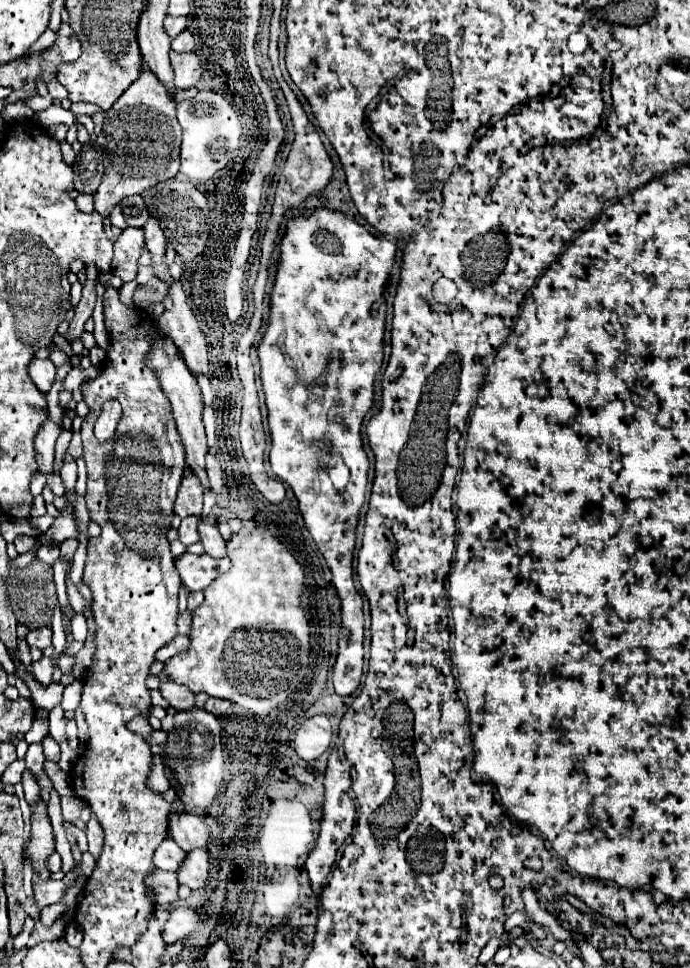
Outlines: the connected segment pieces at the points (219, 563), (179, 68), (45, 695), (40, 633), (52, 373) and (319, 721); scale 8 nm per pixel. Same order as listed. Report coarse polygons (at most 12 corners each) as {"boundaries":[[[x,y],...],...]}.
{"boundaries":[[[186,551],[176,569],[188,591],[204,591],[226,572],[227,556]],[[170,51],[176,89],[200,79],[196,53]],[[22,661],[18,677],[28,685],[36,707],[52,709],[62,701],[62,683],[42,685]],[[52,627],[34,629],[26,641],[44,651],[50,647]],[[34,359],[28,367],[32,381],[48,393],[56,379],[50,359]],[[326,715],[306,719],[294,749],[300,759],[318,759],[332,741]]]}

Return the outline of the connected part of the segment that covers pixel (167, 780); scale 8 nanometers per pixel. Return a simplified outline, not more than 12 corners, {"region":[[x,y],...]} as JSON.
{"region":[[154,755],[148,783],[160,793],[174,787],[174,771]]}

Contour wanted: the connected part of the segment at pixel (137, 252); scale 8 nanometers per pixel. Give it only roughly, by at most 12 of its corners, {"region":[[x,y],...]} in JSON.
{"region":[[124,229],[114,243],[112,273],[134,281],[144,229]]}

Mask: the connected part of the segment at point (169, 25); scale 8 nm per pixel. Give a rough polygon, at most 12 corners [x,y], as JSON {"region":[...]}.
{"region":[[166,17],[166,33],[176,37],[188,27],[188,17]]}

